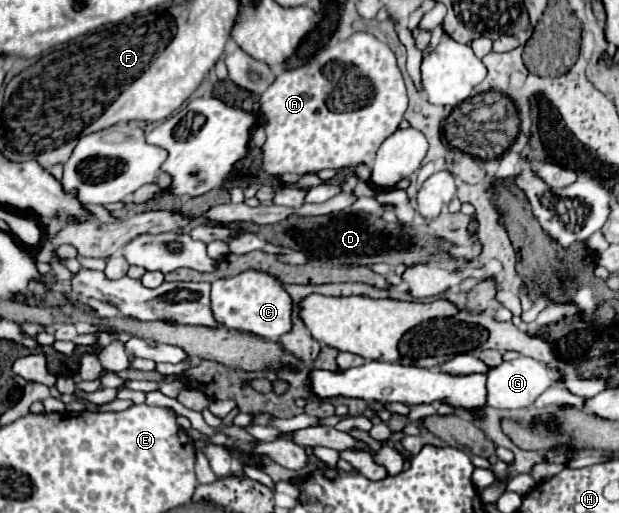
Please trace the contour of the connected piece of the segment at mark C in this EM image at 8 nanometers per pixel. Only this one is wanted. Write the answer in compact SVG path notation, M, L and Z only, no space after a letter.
M243 271L231 279L219 279L211 289L211 311L215 321L229 329L249 331L253 335L277 341L281 335L293 329L291 295L283 289L283 283L263 271Z

